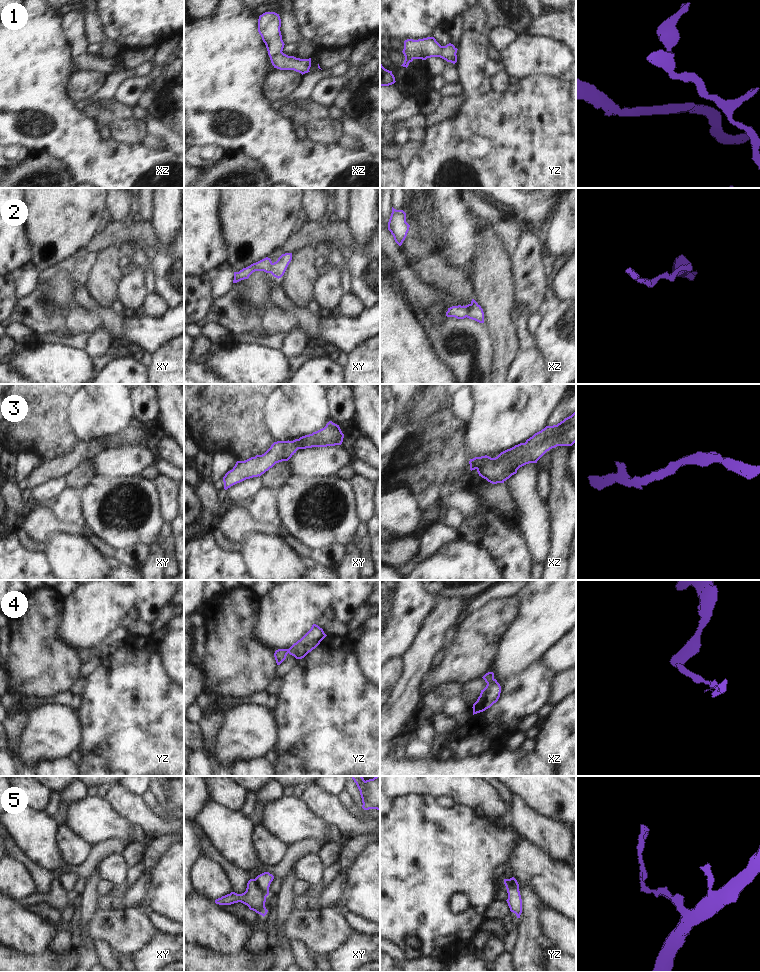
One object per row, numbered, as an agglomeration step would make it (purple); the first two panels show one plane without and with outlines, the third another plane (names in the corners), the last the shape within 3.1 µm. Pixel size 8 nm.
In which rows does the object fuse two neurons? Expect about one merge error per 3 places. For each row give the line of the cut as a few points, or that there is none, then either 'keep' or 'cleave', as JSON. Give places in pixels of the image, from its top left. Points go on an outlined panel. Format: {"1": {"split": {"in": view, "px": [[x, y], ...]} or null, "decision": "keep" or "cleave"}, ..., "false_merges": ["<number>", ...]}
{"1": {"split": null, "decision": "keep"}, "2": {"split": null, "decision": "keep"}, "3": {"split": null, "decision": "keep"}, "4": {"split": null, "decision": "keep"}, "5": {"split": {"in": "xy", "px": [[254, 879], [265, 897]]}, "decision": "cleave"}, "false_merges": ["5"]}

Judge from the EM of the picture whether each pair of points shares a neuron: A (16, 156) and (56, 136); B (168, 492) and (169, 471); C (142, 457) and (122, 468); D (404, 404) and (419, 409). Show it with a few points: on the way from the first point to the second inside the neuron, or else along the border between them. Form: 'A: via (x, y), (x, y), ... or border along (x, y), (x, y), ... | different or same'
A: border along (10, 144), (21, 144), (32, 152) | different
B: border along (160, 474), (169, 477), (173, 481) | different
C: via (137, 458), (127, 463) | same
D: border along (410, 406), (402, 417) | different

